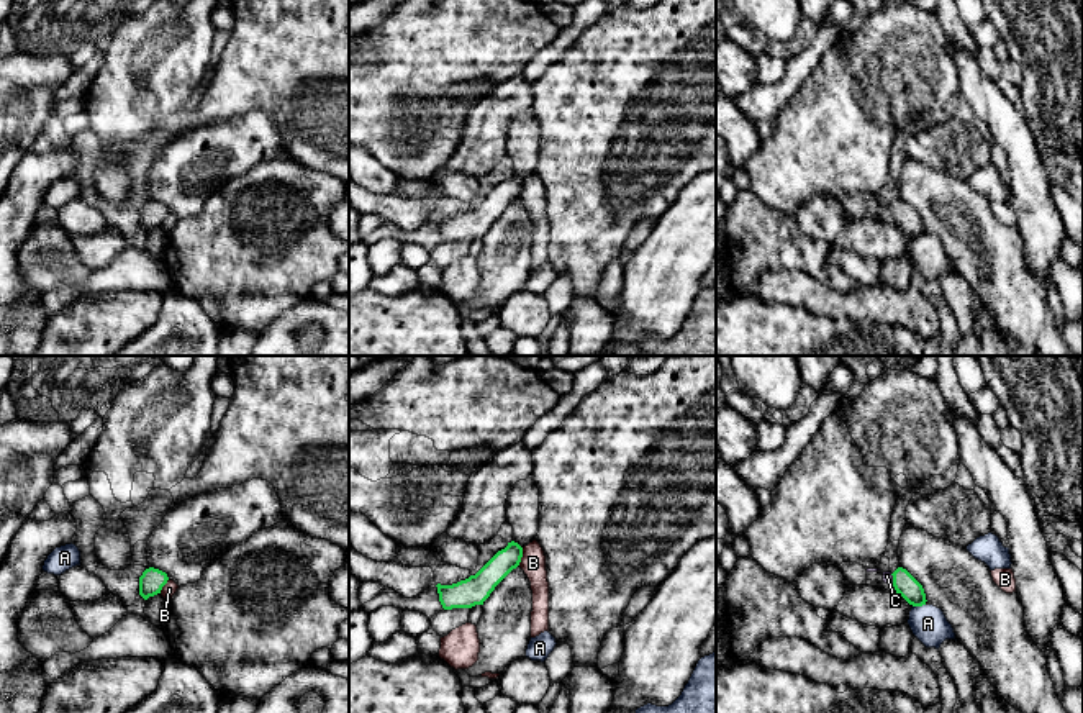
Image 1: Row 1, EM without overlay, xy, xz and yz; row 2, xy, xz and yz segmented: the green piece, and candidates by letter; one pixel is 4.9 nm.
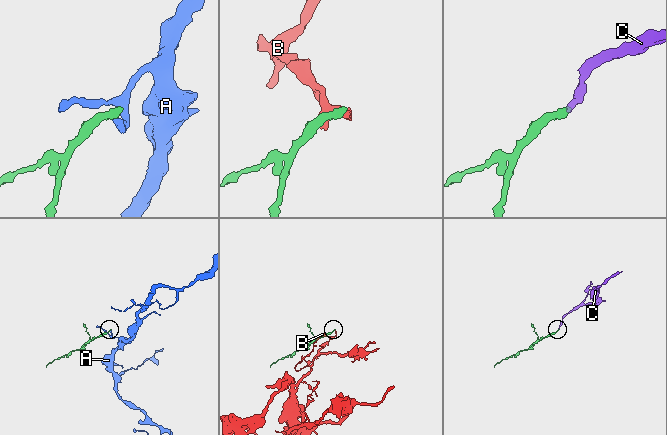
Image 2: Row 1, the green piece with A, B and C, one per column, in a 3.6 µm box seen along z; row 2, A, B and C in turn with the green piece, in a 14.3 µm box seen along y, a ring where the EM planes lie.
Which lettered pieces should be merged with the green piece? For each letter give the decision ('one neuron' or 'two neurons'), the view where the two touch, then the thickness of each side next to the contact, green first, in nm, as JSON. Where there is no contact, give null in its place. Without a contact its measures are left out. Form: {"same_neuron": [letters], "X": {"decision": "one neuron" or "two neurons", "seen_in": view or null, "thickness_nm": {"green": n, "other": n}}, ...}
{"same_neuron": ["C"], "A": {"decision": "two neurons", "seen_in": "yz", "thickness_nm": {"green": 110, "other": 180}}, "B": {"decision": "two neurons", "seen_in": "xz", "thickness_nm": {"green": 120, "other": 120}}, "C": {"decision": "one neuron", "seen_in": "yz", "thickness_nm": {"green": 110, "other": 50}}}

